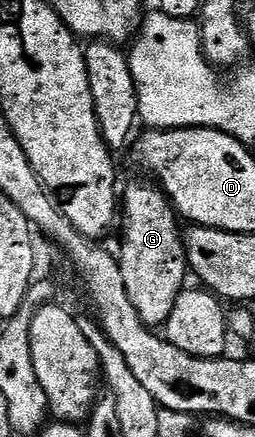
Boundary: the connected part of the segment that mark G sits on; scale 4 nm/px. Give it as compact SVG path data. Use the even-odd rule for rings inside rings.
M150 180L147 181L135 181L131 186L128 187L127 190L124 191L124 193L122 190L121 225L123 221L123 246L121 246L120 249L117 249L117 256L119 259L119 266L121 267L121 276L125 278L125 291L129 291L129 303L133 303L133 307L137 307L137 311L141 315L144 325L148 327L163 327L166 326L169 315L173 311L173 303L177 303L177 295L183 292L185 288L185 282L183 282L183 280L185 280L186 277L189 277L189 266L187 263L187 249L185 246L183 246L184 234L181 232L181 229L179 233L179 224L181 224L181 221L176 214L175 206L172 205L170 199L167 197L166 193L159 188L158 184L152 183Z

